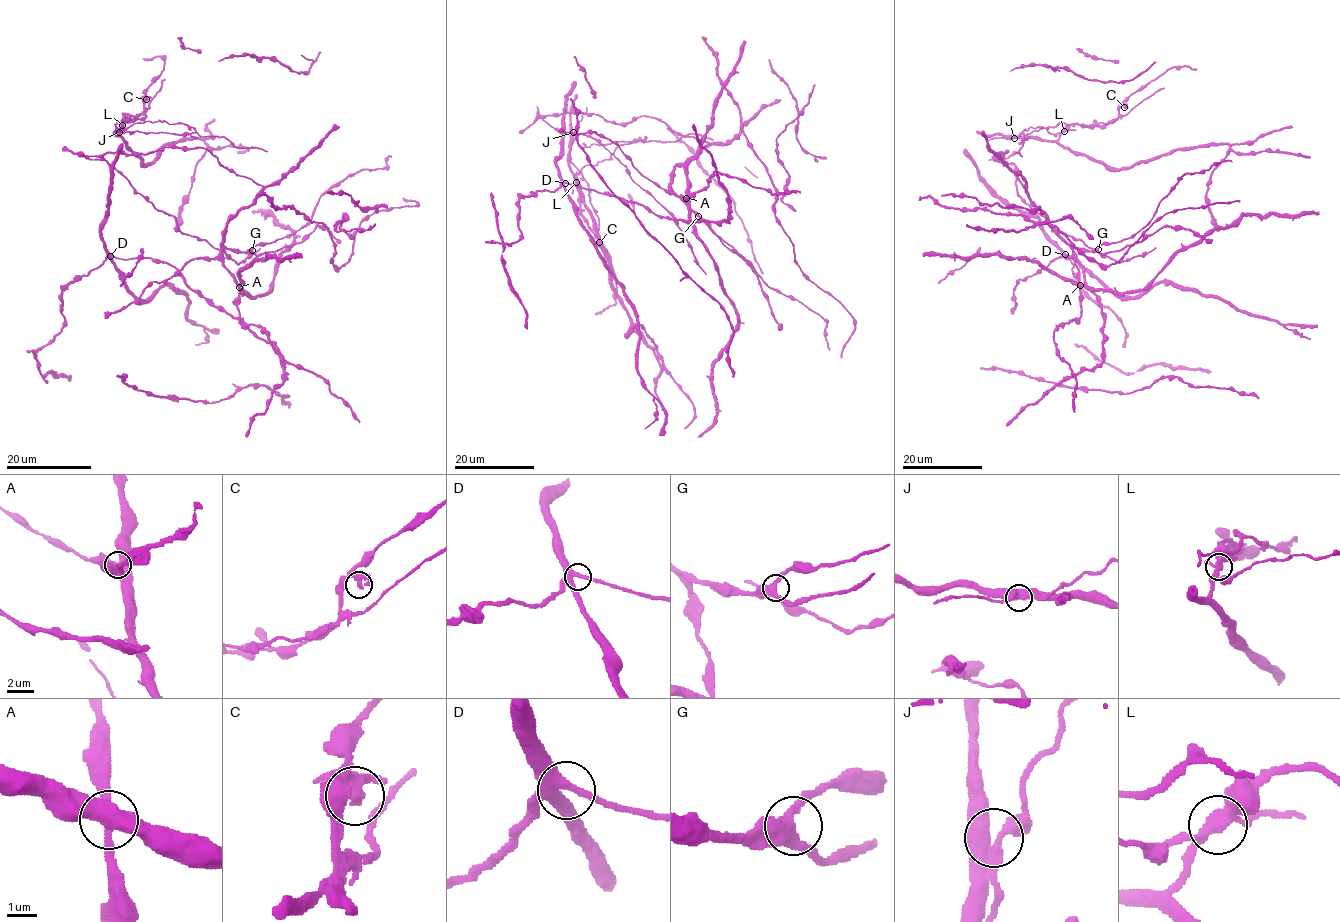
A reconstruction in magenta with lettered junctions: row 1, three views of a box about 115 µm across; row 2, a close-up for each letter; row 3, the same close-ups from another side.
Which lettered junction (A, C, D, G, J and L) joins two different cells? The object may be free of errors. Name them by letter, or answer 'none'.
L

